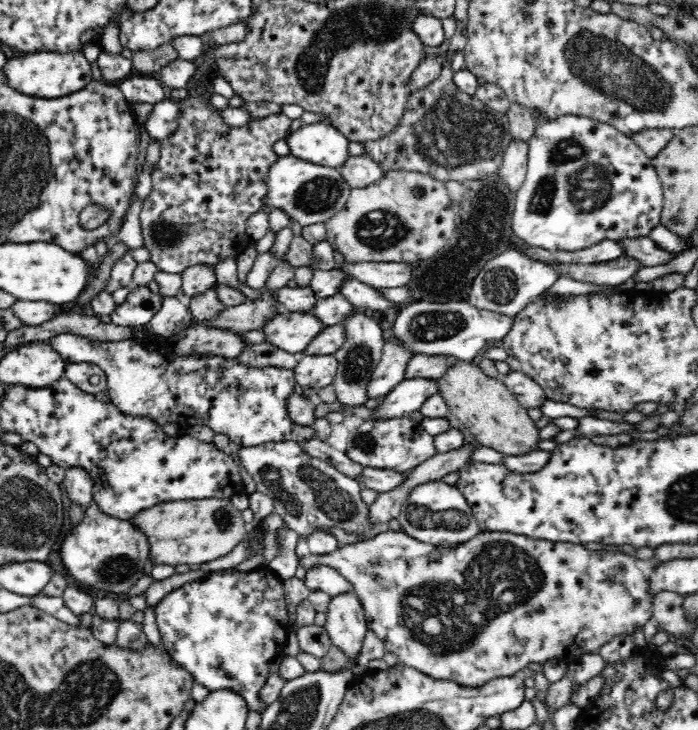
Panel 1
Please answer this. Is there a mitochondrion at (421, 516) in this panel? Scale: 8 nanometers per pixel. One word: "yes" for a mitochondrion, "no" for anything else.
yes

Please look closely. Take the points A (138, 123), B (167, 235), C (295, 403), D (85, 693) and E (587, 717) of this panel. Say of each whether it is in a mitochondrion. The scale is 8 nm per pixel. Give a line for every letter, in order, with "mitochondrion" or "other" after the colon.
A: other
B: mitochondrion
C: other
D: mitochondrion
E: other

